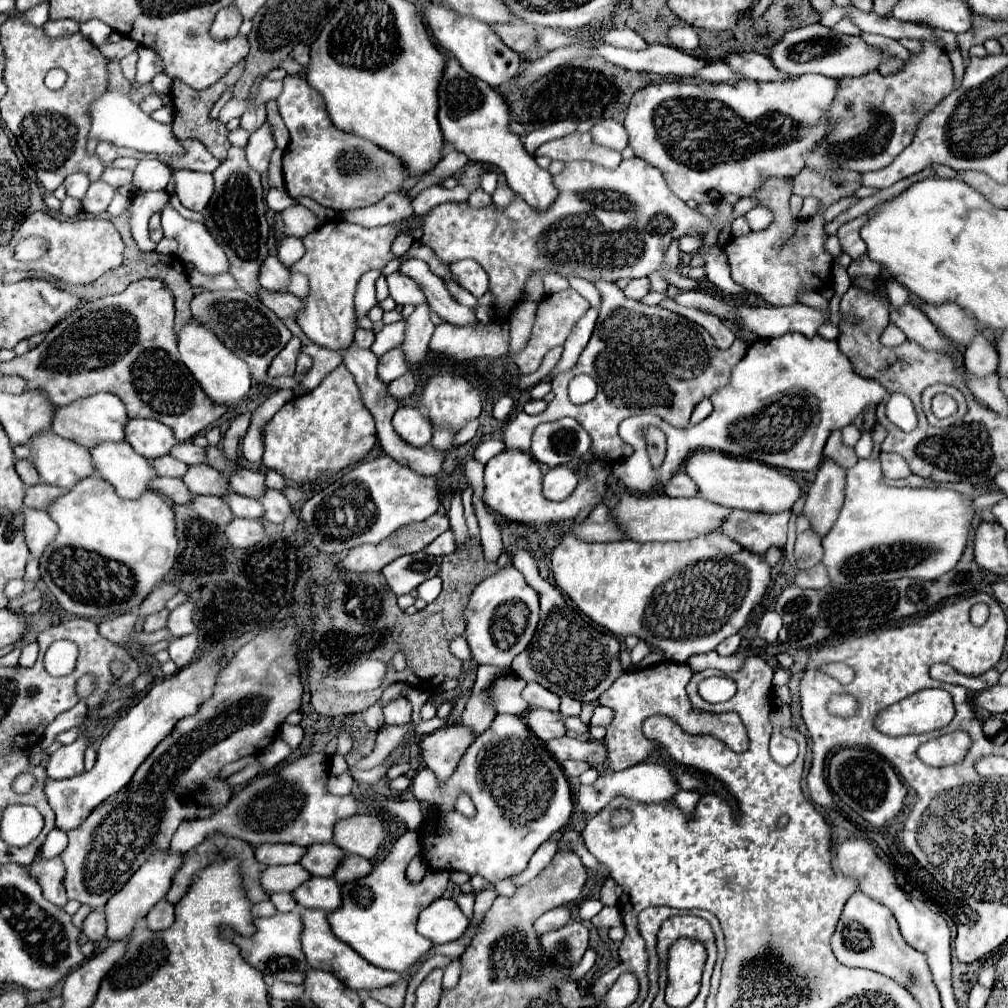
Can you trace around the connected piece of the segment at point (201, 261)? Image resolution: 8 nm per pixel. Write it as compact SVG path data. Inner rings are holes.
M165 205L161 211L161 225L165 237L179 243L177 257L181 261L193 263L195 269L205 275L227 273L227 257L223 251L217 251L217 243L203 223L183 219L177 211L171 209L171 205Z

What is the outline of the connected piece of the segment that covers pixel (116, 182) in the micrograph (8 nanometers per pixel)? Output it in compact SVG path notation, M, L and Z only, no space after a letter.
M105 169L101 179L117 189L117 187L127 185L127 183L133 181L133 171L131 169Z

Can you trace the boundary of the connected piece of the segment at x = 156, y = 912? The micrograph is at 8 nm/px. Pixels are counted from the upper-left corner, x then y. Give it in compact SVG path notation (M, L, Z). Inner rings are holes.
M161 899L145 917L145 923L149 929L153 931L163 931L167 927L171 927L175 921L175 907L171 903L167 903L165 899Z

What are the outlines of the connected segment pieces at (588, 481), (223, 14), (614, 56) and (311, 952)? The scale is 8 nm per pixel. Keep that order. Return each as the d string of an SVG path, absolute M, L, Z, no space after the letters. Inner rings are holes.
M505 449L499 455L495 455L487 465L485 465L485 489L483 489L483 503L505 517L507 521L521 523L525 527L545 527L551 523L561 523L561 521L571 521L575 519L587 506L593 507L603 501L605 491L607 491L607 463L605 461L591 461L586 463L581 460L579 466L579 481L572 495L561 502L547 501L545 495L541 493L541 469L537 461L523 451L517 449Z
M225 7L215 15L215 21L213 21L209 33L213 39L225 41L225 39L231 39L237 35L239 25L241 25L241 17L235 13L235 9Z
M601 43L593 47L593 53L629 71L647 71L647 73L653 71L657 75L675 75L675 77L695 77L697 71L701 71L705 65L711 63L709 59L699 59L667 45L649 45L645 51L629 51Z
M301 909L301 923L303 923L301 945L303 945L303 951L305 951L305 959L307 959L307 963L313 969L323 969L323 971L329 971L329 973L337 975L337 979L341 979L349 989L355 989L355 991L371 991L371 989L385 987L385 985L391 985L391 983L401 979L399 973L385 971L385 969L379 969L379 967L371 965L357 951L353 951L347 943L339 941L331 933L331 927L327 923L327 913L325 911Z

